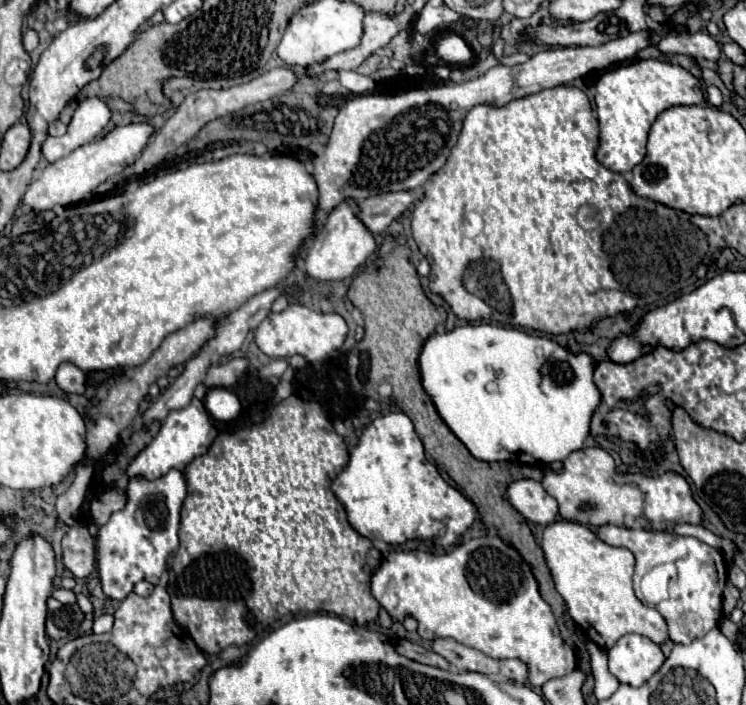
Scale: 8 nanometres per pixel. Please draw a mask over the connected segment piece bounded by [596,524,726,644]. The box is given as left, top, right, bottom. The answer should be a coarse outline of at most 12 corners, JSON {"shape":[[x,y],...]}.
{"shape":[[604,524],[596,534],[636,556],[638,599],[670,640],[718,626],[726,560],[666,530]]}

